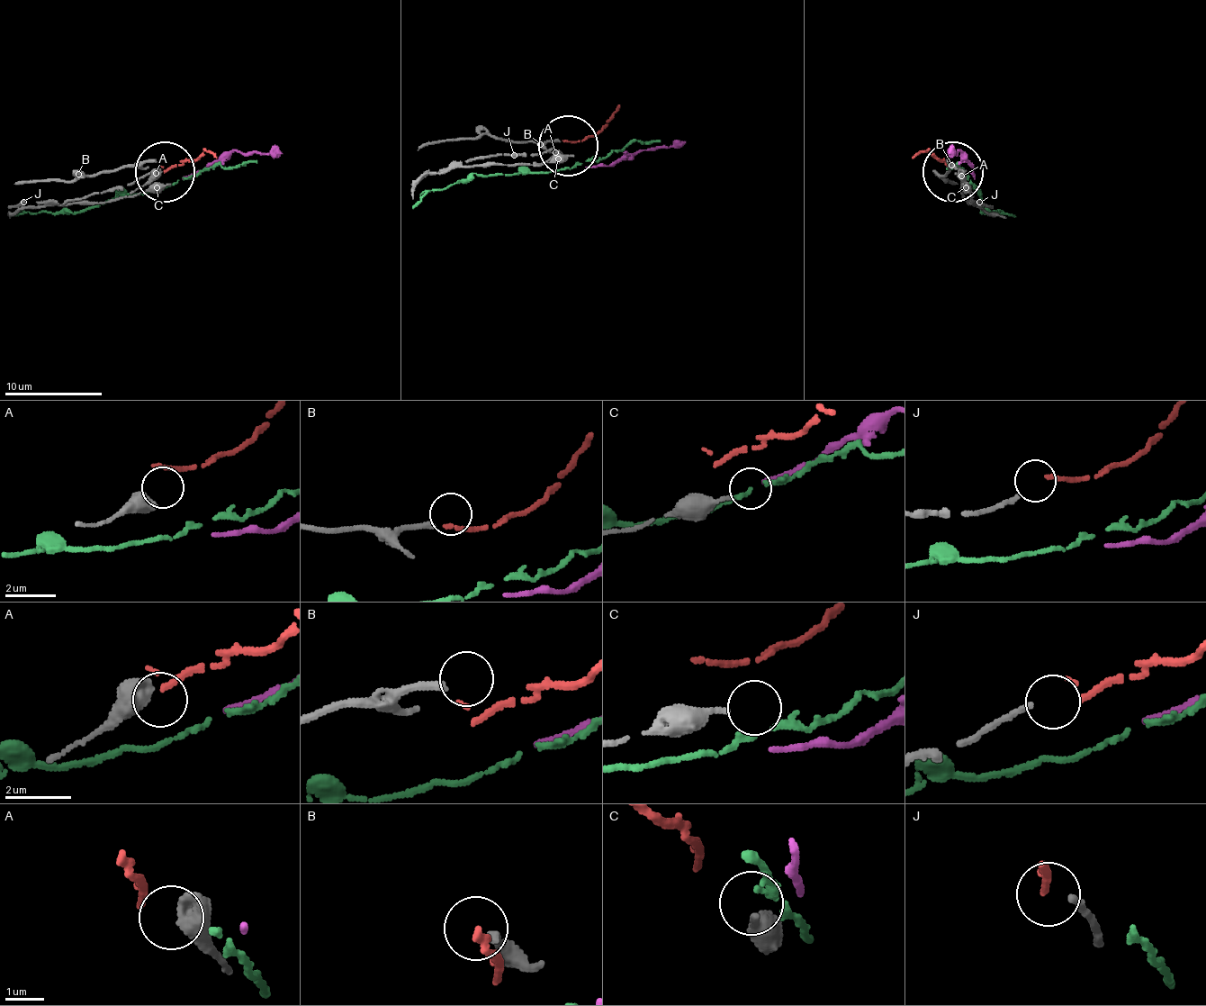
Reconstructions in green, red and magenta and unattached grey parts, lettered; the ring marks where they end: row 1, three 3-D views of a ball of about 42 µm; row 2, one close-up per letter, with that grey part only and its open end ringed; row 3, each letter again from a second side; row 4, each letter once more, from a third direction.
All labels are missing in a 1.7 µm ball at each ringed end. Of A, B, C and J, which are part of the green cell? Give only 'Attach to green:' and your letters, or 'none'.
Attach to green: none

